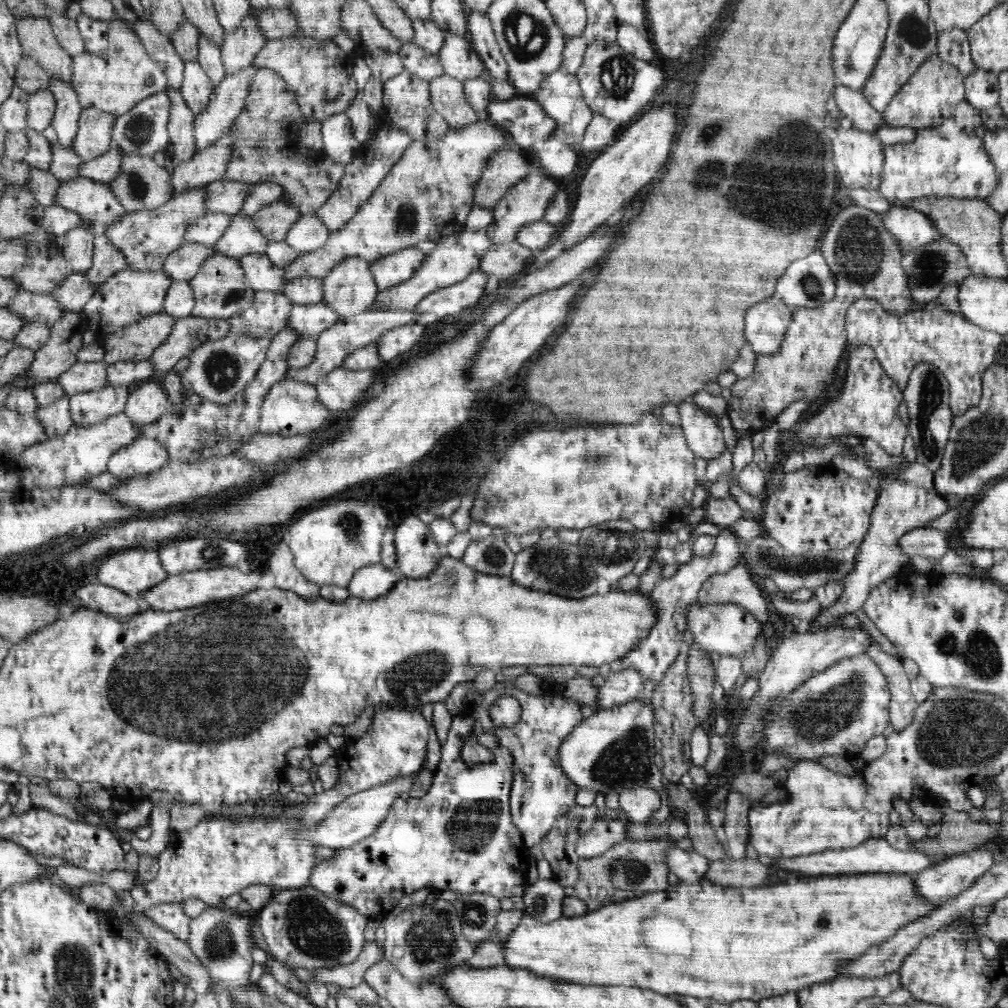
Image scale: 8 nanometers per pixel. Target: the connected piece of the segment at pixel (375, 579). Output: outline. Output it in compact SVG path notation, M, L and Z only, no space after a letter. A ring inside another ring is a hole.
M381 563L362 566L354 572L349 584L349 593L362 601L374 601L391 592L403 576L395 569L387 569Z

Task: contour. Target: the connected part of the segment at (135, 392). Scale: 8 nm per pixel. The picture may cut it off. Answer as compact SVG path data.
M156 378L132 388L123 413L134 426L144 426L156 422L169 409L169 398Z

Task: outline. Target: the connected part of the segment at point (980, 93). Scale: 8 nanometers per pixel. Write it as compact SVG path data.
M974 70L964 78L965 98L976 109L990 109L999 104L998 73Z

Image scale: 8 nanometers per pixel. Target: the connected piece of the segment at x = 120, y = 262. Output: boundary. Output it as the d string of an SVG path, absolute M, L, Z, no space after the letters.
M96 224L89 226L94 232L93 263L86 272L86 279L96 287L96 290L108 280L114 273L128 268L126 258L119 248L112 244L112 241L104 235L104 232L97 228Z

